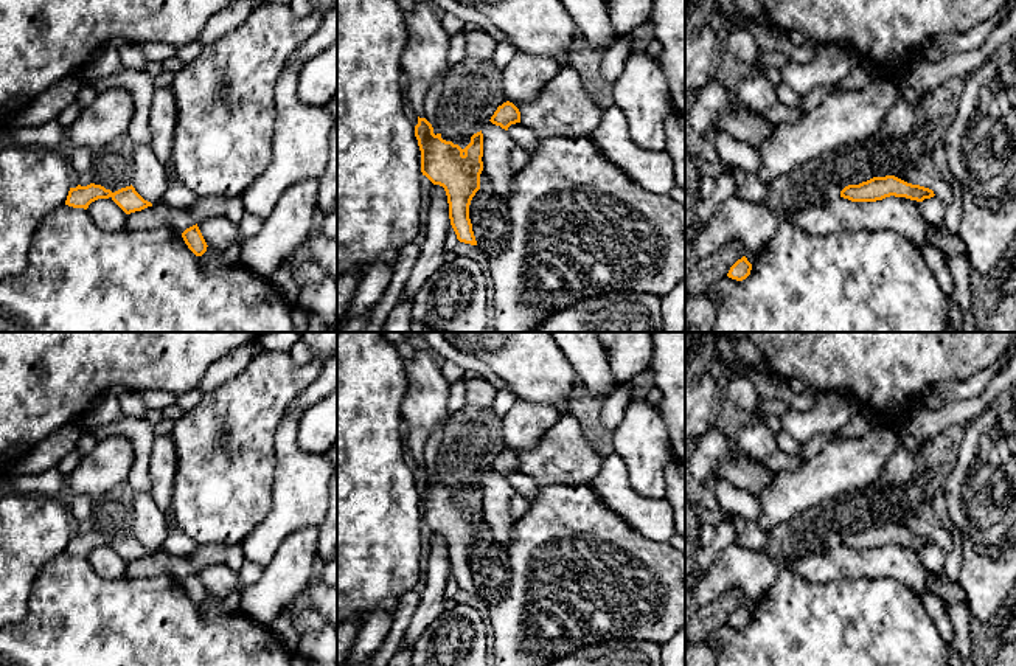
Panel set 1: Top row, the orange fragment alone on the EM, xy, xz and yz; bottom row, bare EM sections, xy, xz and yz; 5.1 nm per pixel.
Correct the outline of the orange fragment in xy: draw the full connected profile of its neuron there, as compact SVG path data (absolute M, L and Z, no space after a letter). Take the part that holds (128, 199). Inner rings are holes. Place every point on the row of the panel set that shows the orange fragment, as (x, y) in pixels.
M90 183L87 186L78 185L76 188L70 188L65 205L87 210L92 202L109 197L126 214L152 206L152 203L144 200L132 185L112 193L110 189L106 189L104 186L95 183Z

